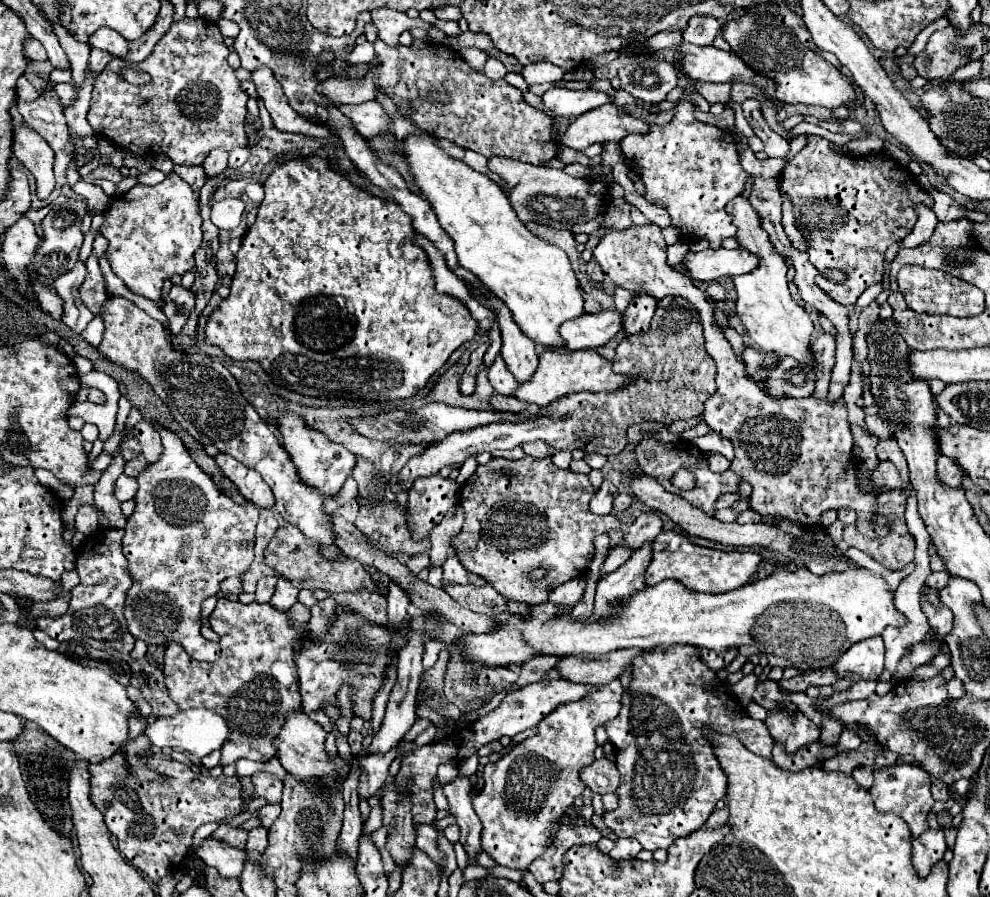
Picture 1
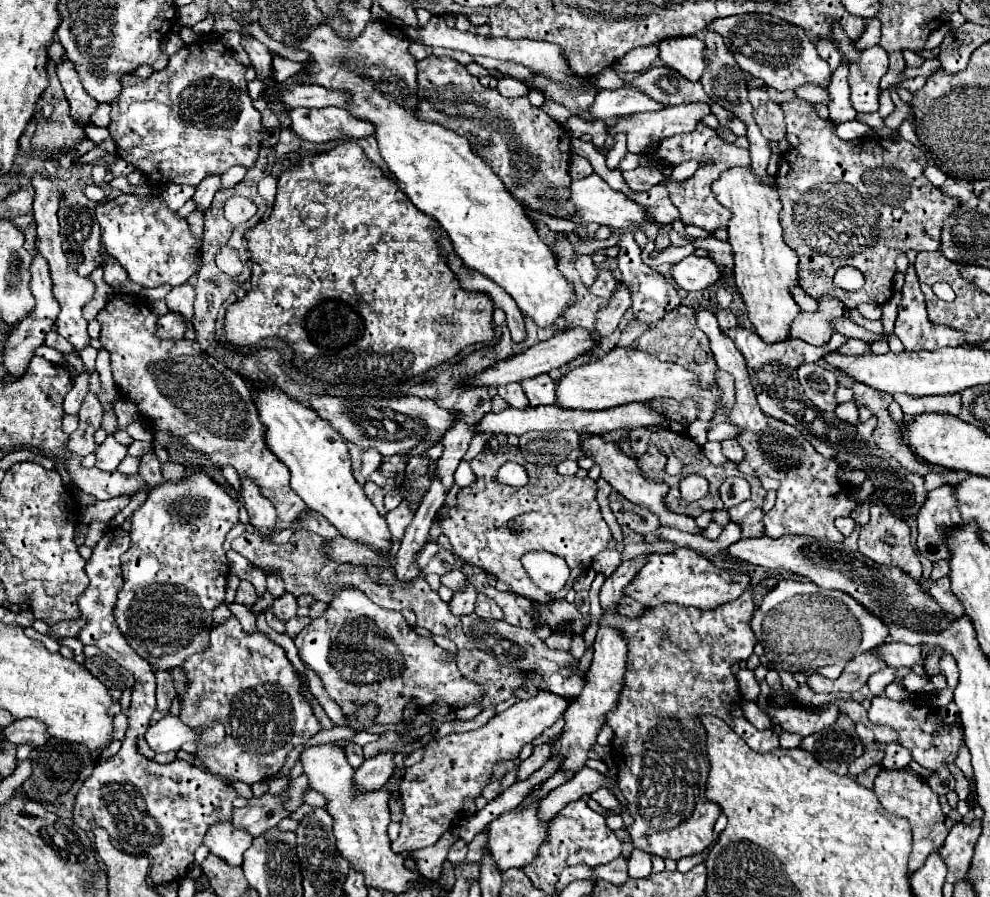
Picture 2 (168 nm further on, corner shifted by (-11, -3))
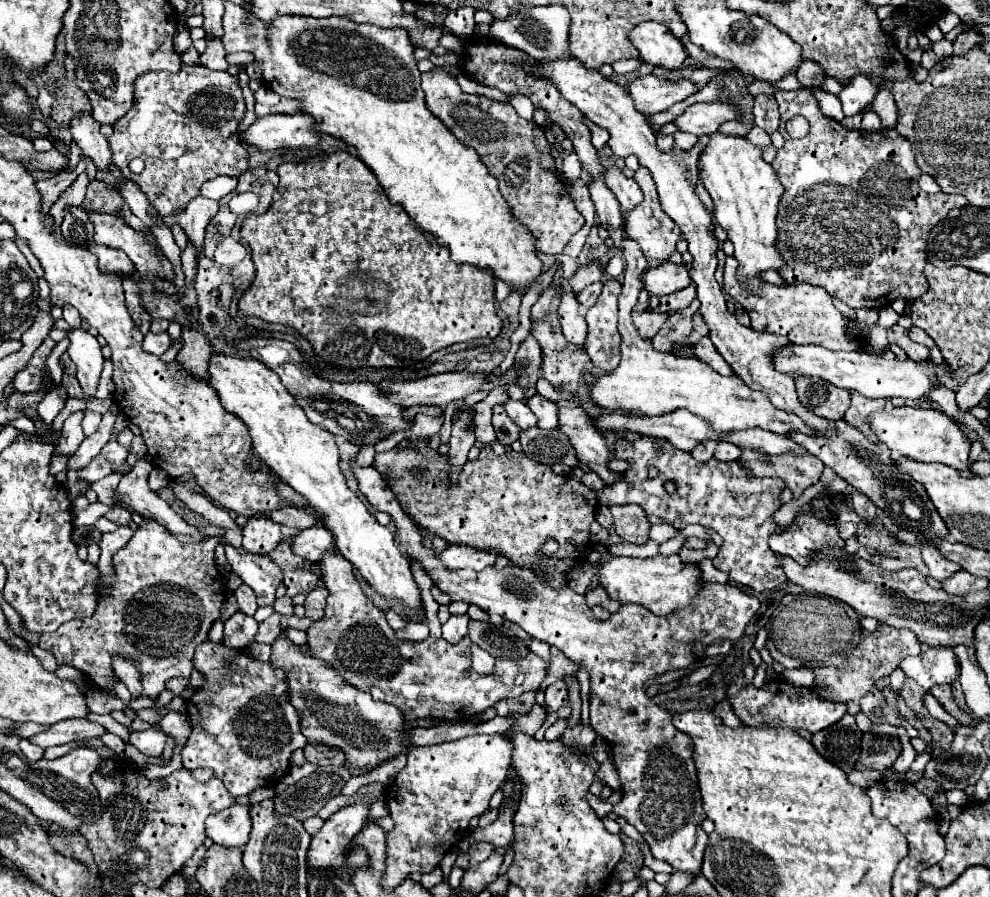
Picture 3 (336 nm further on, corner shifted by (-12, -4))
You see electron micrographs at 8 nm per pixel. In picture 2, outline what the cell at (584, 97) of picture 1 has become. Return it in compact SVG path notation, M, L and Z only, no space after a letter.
M624 84L616 90L600 90L590 114L594 118L608 118L608 116L630 116L646 110L662 110L664 104L658 104L654 98L646 96L640 88Z

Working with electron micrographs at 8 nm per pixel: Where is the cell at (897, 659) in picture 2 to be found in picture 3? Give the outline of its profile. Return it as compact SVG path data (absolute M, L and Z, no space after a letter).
M929 647L919 655L905 657L899 669L923 689L931 689L935 683L951 683L959 675L957 659L949 647Z

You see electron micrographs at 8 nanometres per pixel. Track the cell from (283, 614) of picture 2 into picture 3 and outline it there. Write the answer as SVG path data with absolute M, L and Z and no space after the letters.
M273 613L271 617L267 617L263 623L259 623L259 633L257 633L257 641L259 643L273 643L279 635L281 635L281 619L283 615L281 613Z

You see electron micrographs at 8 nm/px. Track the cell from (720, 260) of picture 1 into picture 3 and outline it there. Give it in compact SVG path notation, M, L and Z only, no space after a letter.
M663 263L659 267L649 269L643 275L643 283L653 295L669 295L679 289L685 289L691 283L691 265L681 263Z

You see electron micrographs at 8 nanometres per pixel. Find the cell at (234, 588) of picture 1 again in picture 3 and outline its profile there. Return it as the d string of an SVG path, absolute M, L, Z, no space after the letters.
M241 585L239 589L235 589L235 599L239 603L239 609L245 613L245 615L255 615L257 611L257 597L253 593L253 589L249 585Z

